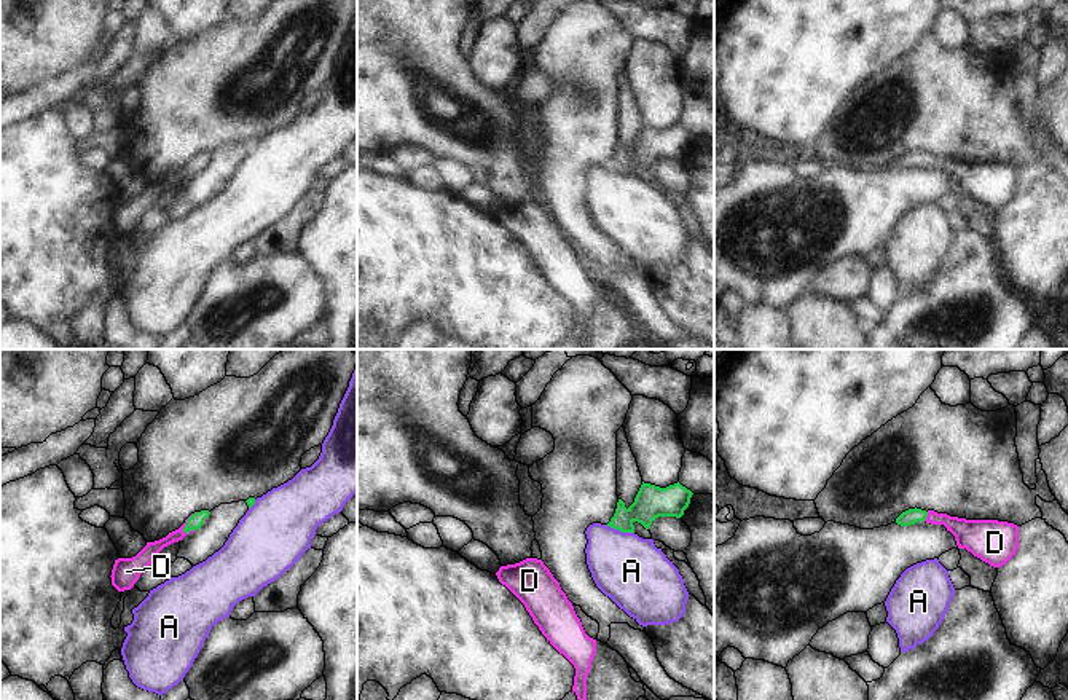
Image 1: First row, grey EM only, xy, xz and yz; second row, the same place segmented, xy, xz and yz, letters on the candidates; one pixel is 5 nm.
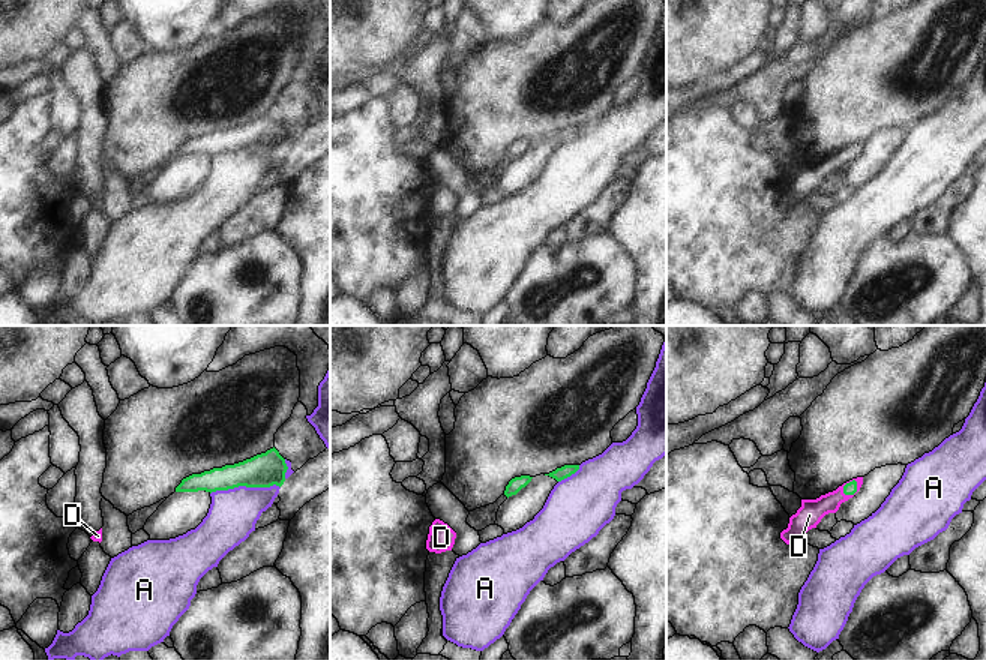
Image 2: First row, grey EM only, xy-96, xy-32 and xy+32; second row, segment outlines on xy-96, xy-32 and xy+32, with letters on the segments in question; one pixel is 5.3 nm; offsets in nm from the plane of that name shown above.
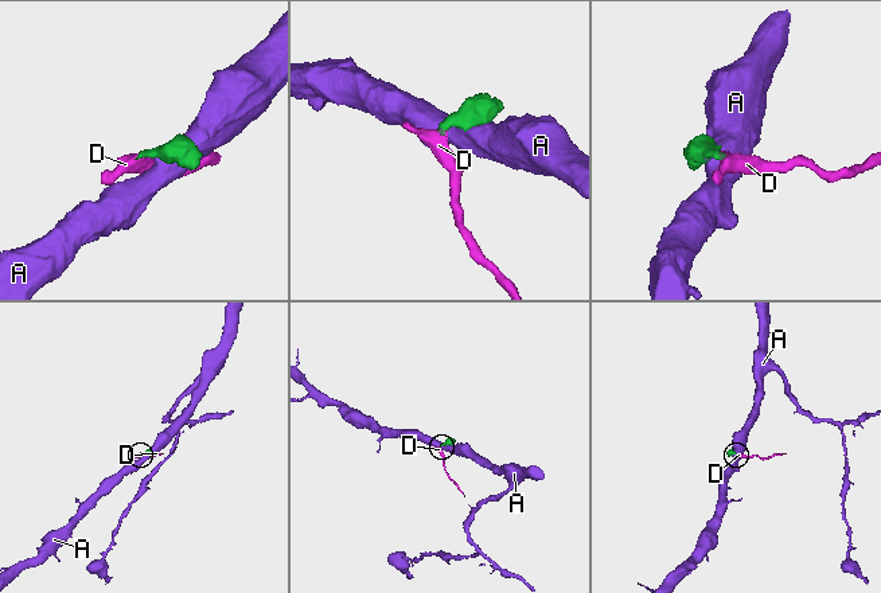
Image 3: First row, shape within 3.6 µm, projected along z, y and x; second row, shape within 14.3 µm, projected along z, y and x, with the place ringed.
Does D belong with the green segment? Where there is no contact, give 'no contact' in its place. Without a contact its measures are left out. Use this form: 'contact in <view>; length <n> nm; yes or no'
contact in xy; length 130 nm; yes

